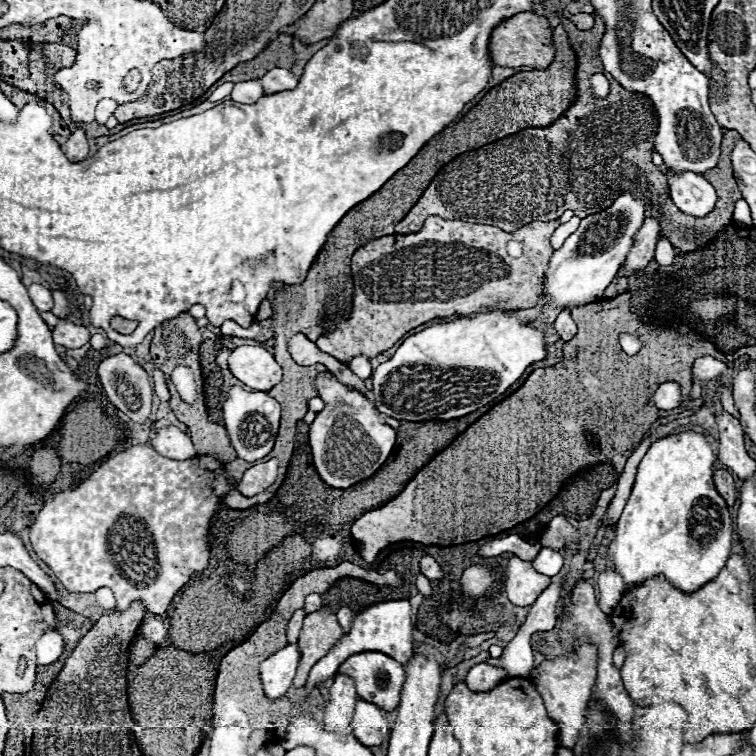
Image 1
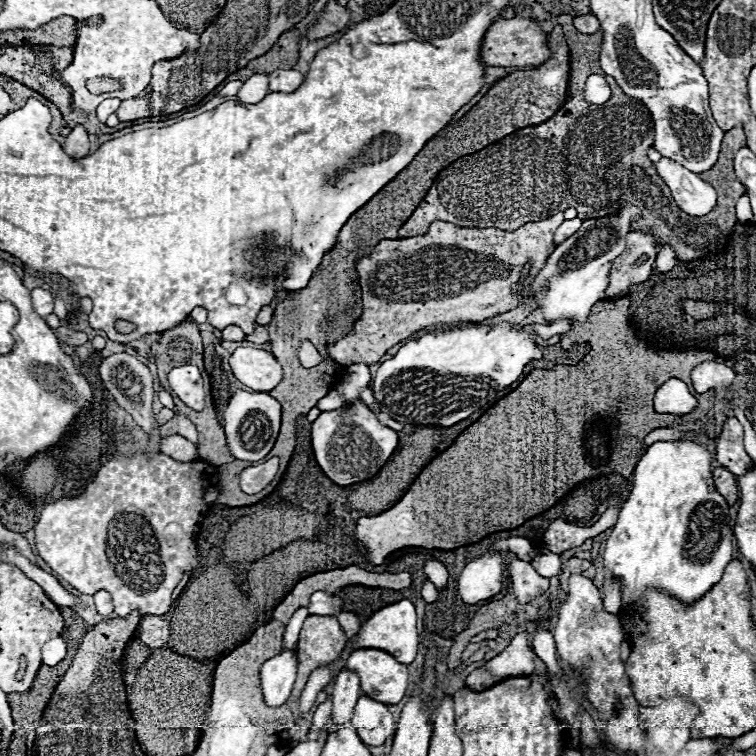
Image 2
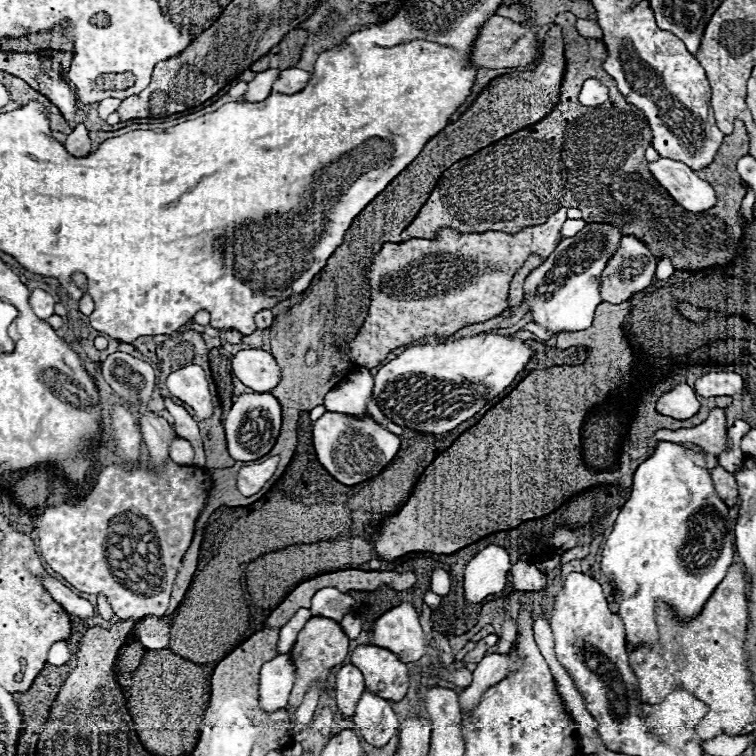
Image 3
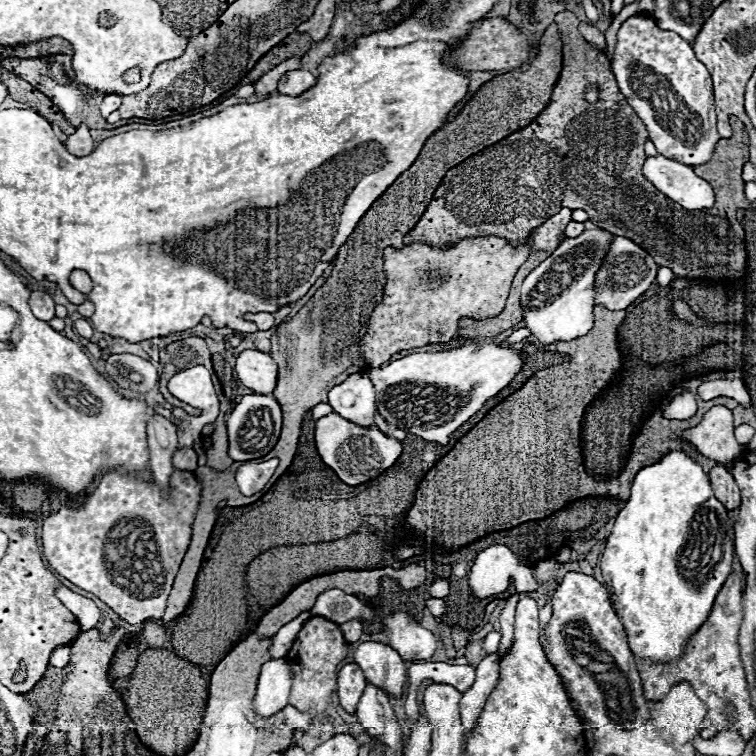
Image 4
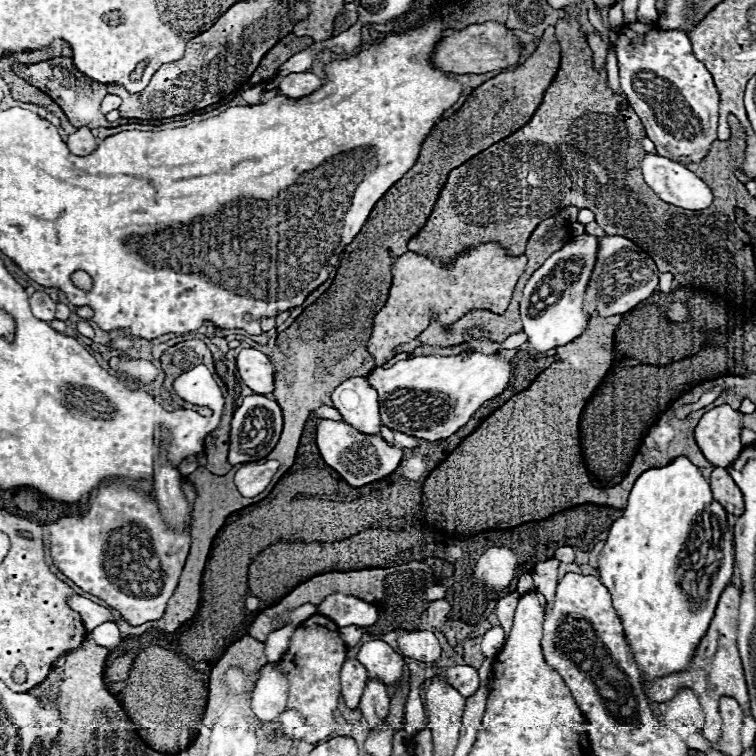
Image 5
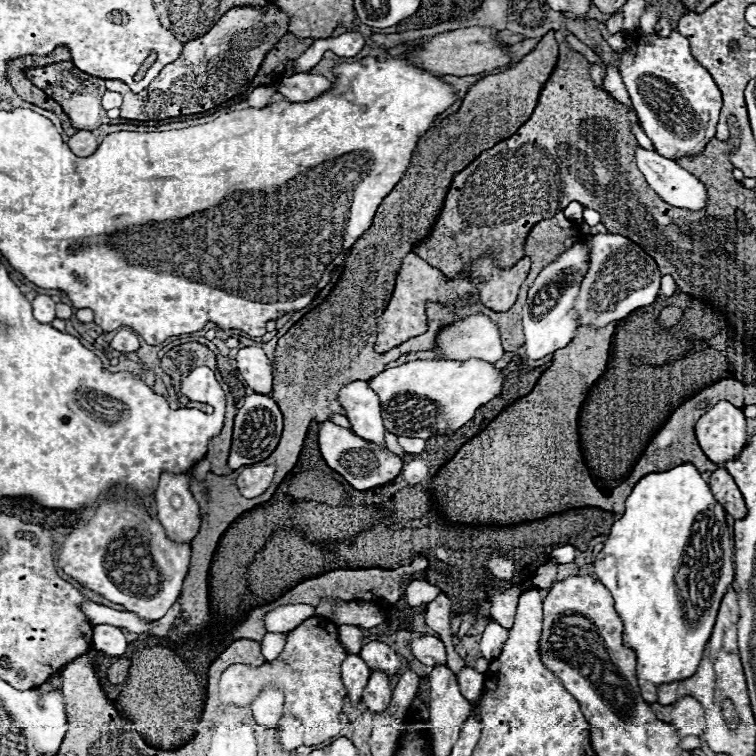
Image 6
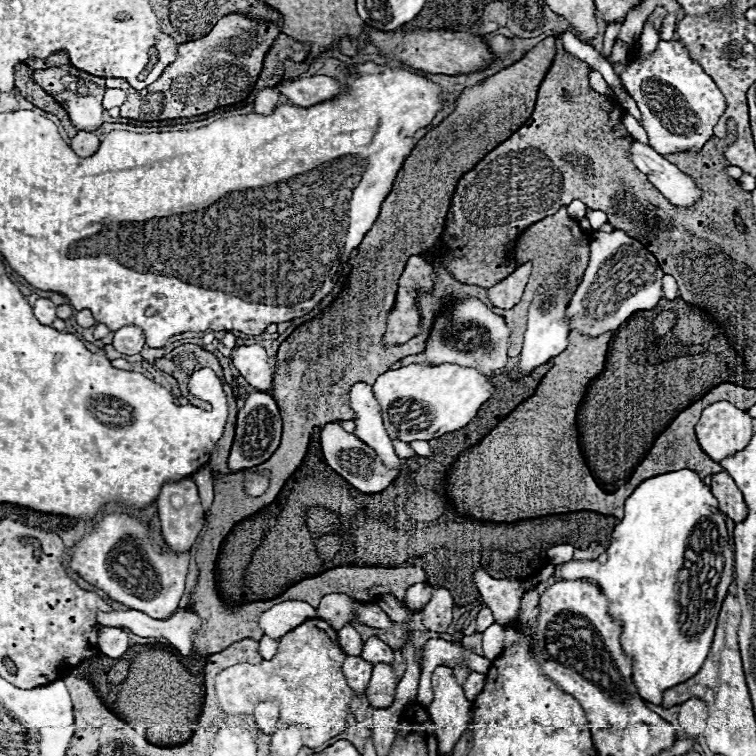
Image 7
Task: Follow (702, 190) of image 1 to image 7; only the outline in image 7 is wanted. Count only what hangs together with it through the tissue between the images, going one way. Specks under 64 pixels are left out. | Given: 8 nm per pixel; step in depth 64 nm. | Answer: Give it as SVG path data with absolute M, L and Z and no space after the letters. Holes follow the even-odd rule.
M634 142L630 148L630 158L636 168L648 176L654 188L658 188L662 196L666 196L670 204L690 208L700 200L702 190L698 188L698 184L650 146Z

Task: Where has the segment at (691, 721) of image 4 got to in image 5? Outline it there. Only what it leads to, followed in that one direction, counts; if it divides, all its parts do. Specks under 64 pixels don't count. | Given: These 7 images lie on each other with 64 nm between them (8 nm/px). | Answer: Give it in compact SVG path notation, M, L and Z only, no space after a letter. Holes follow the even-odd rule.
M680 688L668 702L652 702L652 708L656 710L658 722L672 732L686 732L690 736L698 734L704 726L702 706L698 704L698 698L690 688Z

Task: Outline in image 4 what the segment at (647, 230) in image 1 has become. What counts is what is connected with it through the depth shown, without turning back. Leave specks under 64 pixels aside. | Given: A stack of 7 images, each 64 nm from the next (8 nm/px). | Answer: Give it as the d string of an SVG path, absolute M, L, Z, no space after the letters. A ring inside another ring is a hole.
M614 236L612 246L606 254L606 260L596 274L596 284L594 284L596 286L596 304L606 306L608 310L622 310L622 308L630 306L638 296L642 296L654 284L656 270L658 270L658 264L644 248L634 244L630 238Z

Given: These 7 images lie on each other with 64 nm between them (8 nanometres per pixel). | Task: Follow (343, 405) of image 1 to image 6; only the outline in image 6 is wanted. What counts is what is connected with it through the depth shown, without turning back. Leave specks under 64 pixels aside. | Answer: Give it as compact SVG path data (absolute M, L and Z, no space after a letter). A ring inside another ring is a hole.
M330 420L320 424L318 444L320 444L320 452L322 452L322 458L326 460L326 464L332 470L336 470L338 474L342 474L356 490L370 490L374 486L382 486L382 484L394 480L402 470L402 458L398 454L378 448L378 444L374 444L370 440L362 440L352 430L342 428Z

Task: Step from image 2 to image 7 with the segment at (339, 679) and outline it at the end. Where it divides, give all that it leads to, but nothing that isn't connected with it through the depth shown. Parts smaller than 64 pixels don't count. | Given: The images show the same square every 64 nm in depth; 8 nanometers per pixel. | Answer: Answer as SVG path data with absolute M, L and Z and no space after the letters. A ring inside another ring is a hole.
M346 656L344 664L342 664L342 672L346 676L348 686L354 690L356 696L360 696L366 690L368 682L370 682L372 668L374 666L370 662L366 662L364 658L360 658L360 656Z

